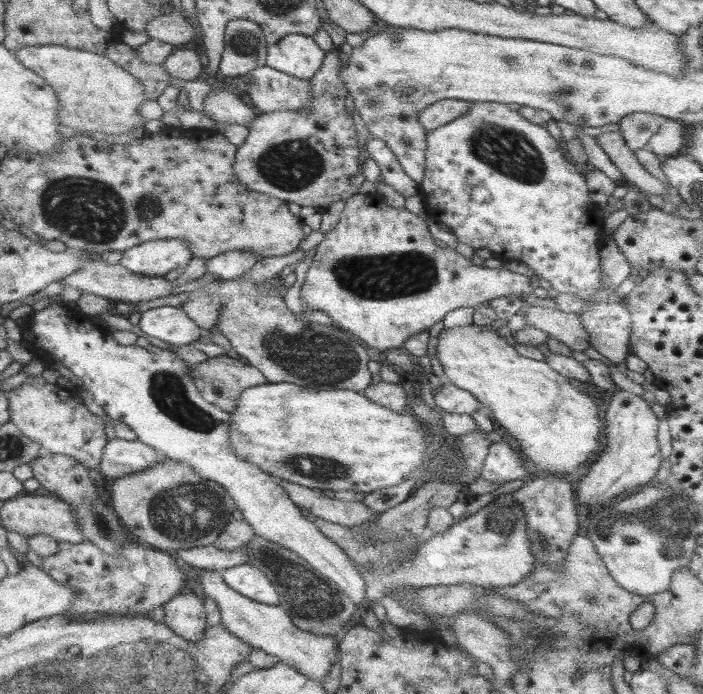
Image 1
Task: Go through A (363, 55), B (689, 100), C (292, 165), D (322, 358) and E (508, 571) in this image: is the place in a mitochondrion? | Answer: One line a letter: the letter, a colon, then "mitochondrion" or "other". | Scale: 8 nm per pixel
A: other
B: other
C: mitochondrion
D: mitochondrion
E: other

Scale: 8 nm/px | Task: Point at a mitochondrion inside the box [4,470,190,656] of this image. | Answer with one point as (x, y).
(104, 527)

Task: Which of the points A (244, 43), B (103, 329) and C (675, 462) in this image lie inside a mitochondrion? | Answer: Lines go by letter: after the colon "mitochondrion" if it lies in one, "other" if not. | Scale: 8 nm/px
A: mitochondrion
B: other
C: other

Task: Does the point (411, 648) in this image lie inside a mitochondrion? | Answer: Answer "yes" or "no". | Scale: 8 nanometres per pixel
no

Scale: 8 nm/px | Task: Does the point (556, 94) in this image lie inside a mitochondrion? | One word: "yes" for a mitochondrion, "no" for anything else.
yes

